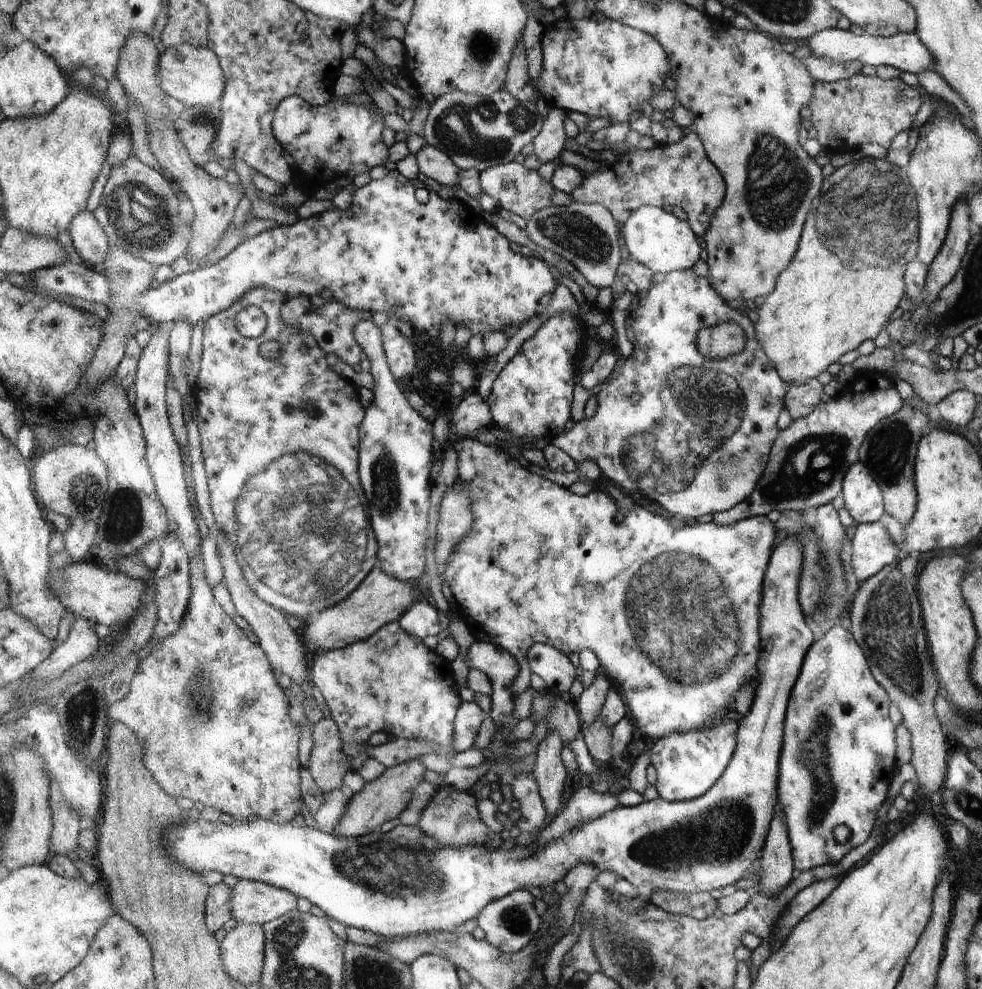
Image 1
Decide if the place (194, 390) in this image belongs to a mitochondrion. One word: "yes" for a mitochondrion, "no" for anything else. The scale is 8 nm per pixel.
no

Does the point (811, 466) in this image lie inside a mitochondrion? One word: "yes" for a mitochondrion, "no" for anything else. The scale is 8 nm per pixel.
yes

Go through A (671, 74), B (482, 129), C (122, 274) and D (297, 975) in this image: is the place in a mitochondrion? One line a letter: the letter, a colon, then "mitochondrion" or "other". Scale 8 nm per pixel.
A: other
B: mitochondrion
C: mitochondrion
D: mitochondrion

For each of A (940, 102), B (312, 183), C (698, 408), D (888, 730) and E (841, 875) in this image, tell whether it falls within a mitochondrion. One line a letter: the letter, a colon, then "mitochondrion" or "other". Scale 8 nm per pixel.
A: other
B: other
C: mitochondrion
D: other
E: other

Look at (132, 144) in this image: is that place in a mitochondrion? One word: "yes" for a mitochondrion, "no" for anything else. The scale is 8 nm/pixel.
no

